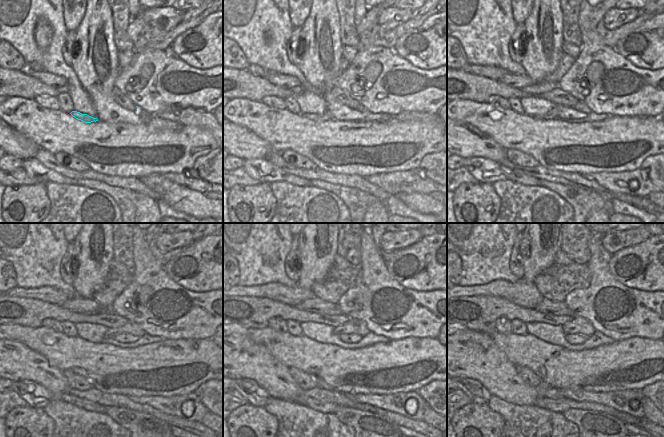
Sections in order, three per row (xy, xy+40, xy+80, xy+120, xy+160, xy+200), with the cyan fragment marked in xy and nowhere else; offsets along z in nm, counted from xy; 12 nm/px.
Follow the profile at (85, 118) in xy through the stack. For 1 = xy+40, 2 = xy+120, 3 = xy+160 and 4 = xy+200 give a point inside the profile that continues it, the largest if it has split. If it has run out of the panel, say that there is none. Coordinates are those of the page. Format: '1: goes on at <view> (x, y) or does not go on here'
1: goes on at xy+40 (326, 115)
2: goes on at xy+120 (132, 328)
3: goes on at xy+160 (353, 326)
4: goes on at xy+200 (578, 325)

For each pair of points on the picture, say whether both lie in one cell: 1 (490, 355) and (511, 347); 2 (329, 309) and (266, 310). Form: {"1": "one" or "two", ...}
{"1": "two", "2": "two"}

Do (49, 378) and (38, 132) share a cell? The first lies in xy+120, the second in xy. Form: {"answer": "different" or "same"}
{"answer": "different"}

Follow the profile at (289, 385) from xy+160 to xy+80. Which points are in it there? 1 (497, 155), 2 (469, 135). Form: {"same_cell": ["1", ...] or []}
{"same_cell": ["1", "2"]}

